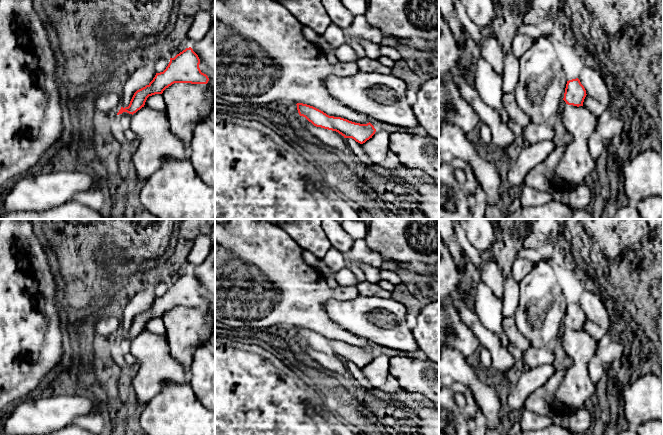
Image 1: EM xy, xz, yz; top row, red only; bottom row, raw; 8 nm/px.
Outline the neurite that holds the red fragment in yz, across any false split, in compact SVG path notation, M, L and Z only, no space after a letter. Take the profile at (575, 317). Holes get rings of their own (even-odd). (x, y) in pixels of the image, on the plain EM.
M578 302L567 305L563 324L568 329L583 330L586 314Z

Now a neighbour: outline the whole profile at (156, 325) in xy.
M155 318L155 319L149 320L144 330L158 334L160 336L165 336L167 338L166 328L162 318Z

